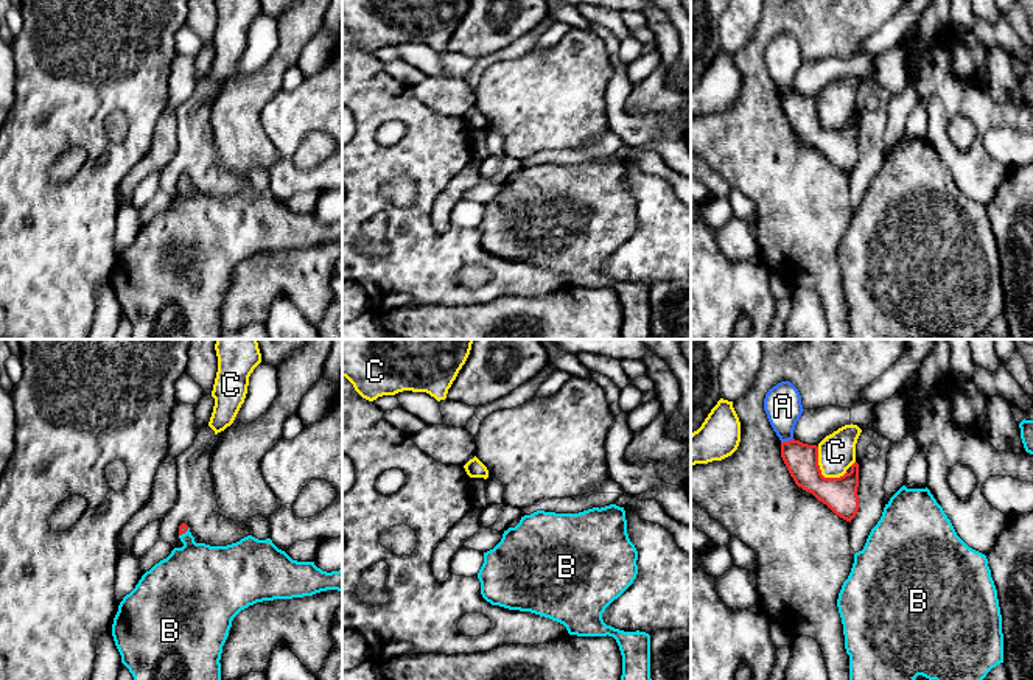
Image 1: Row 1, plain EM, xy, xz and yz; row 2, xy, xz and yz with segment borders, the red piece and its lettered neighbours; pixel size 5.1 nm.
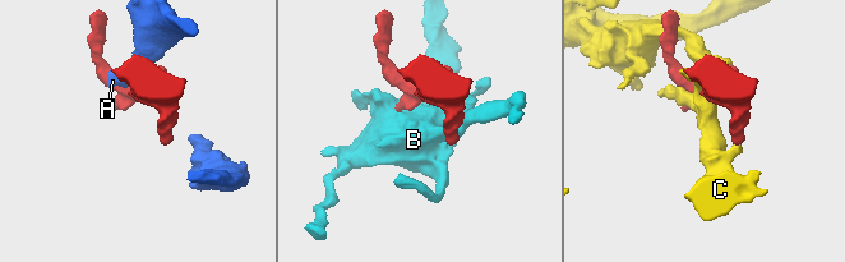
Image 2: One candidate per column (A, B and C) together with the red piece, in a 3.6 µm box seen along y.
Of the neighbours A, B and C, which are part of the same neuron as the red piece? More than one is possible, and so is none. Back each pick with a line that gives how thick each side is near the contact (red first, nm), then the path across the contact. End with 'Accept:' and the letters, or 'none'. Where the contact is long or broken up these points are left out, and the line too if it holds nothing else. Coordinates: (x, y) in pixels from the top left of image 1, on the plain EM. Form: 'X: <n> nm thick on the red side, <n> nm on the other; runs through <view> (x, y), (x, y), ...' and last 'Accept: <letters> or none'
B: 50 nm thick on the red side, 380 nm on the other; runs through xy (182, 179), (184, 184), (196, 220), (196, 231)
Accept: B

